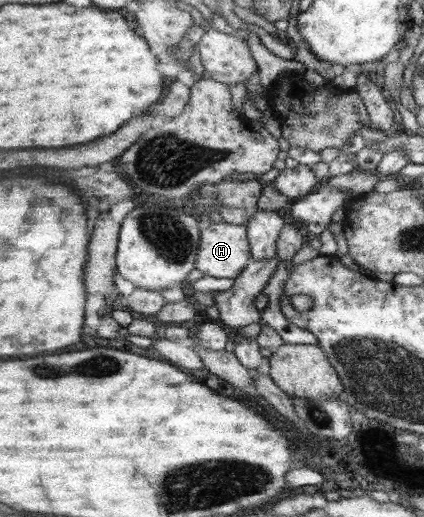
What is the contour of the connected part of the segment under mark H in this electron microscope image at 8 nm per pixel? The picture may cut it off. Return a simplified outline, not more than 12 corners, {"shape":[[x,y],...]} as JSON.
{"shape":[[246,226],[201,231],[197,269],[236,281],[252,261]]}

